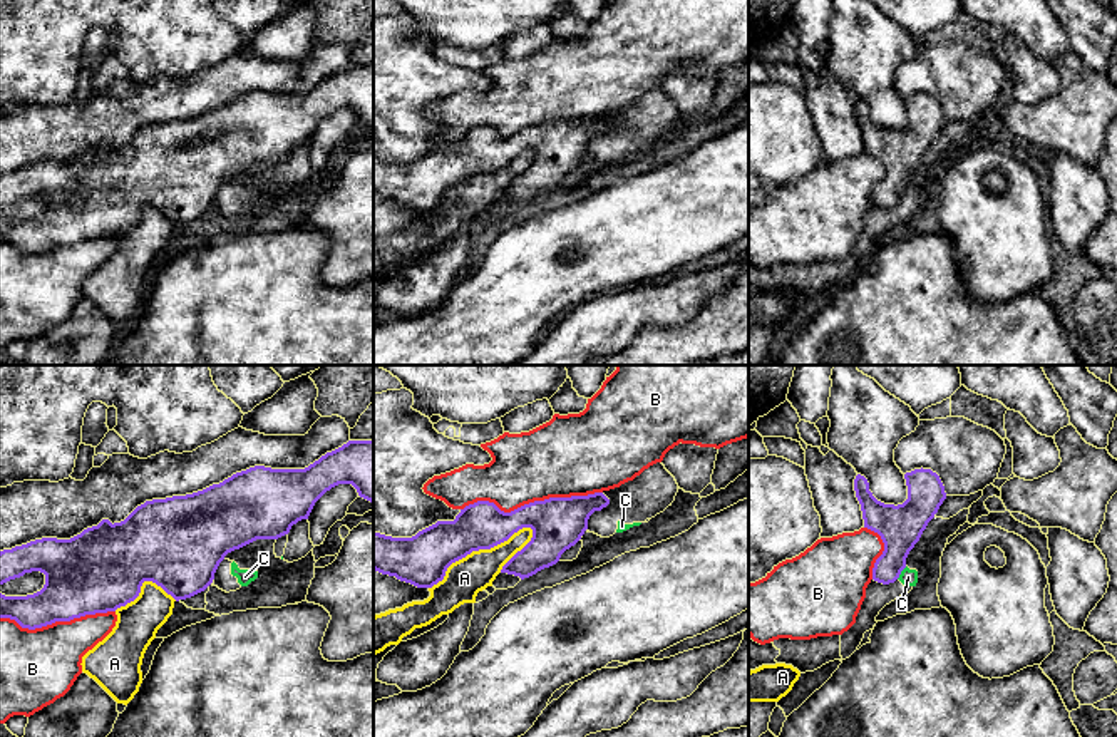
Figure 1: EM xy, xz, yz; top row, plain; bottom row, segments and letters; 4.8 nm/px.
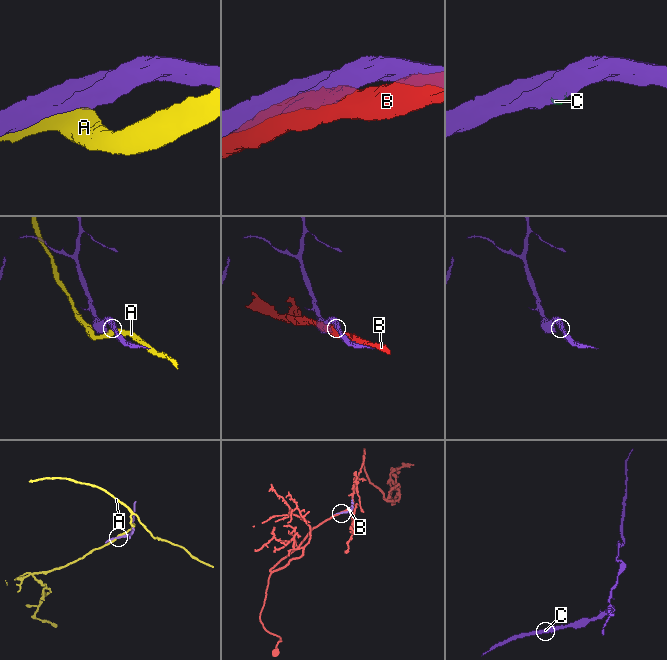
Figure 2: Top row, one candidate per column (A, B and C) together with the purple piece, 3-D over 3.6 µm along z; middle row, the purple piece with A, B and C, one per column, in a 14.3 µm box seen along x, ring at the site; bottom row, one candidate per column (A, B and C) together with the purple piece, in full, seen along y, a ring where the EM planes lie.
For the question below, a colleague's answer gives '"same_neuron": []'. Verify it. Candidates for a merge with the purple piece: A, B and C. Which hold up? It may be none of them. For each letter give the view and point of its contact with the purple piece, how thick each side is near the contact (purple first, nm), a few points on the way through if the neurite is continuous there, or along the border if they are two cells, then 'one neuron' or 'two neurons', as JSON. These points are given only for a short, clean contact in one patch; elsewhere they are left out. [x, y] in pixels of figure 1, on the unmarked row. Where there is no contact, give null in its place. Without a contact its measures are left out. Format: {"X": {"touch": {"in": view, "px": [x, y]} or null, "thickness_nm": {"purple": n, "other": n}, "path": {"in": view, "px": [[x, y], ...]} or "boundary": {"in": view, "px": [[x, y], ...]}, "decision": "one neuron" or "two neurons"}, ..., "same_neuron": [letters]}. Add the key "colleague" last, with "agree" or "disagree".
{"A": {"touch": {"in": "xz", "px": [478, 175]}, "thickness_nm": {"purple": 240, "other": 190}, "decision": "two neurons"}, "B": {"touch": {"in": "xz", "px": [531, 128]}, "thickness_nm": {"purple": 260, "other": 360}, "decision": "two neurons"}, "C": {"touch": {"in": "yz", "px": [900, 198]}, "thickness_nm": {"purple": 220, "other": 80}, "boundary": {"in": "yz", "px": [[906, 191], [896, 203]]}, "decision": "two neurons"}, "same_neuron": [], "colleague": "agree"}

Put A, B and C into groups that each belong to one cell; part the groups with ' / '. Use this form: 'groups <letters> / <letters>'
groups A / B / C

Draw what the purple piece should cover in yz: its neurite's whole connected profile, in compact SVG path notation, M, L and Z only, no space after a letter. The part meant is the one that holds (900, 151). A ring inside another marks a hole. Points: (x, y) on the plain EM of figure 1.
M914 94L906 97L904 104L908 124L898 131L878 126L864 100L857 99L854 104L864 152L878 157L884 168L884 176L872 193L872 204L883 209L899 203L909 176L946 124L943 107L931 94Z

